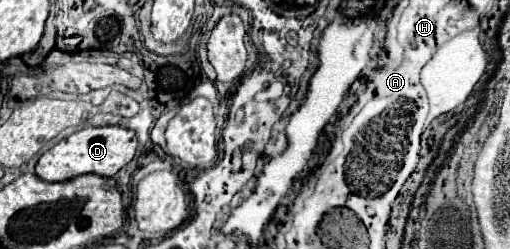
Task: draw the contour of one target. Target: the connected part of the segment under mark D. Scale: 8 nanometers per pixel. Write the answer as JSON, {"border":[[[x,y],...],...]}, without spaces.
{"border":[[[105,125],[105,127],[85,127],[67,139],[59,141],[53,149],[41,155],[37,161],[35,173],[45,181],[69,181],[73,177],[95,173],[101,177],[113,177],[121,167],[125,167],[137,149],[137,137],[131,129],[121,125]]]}

